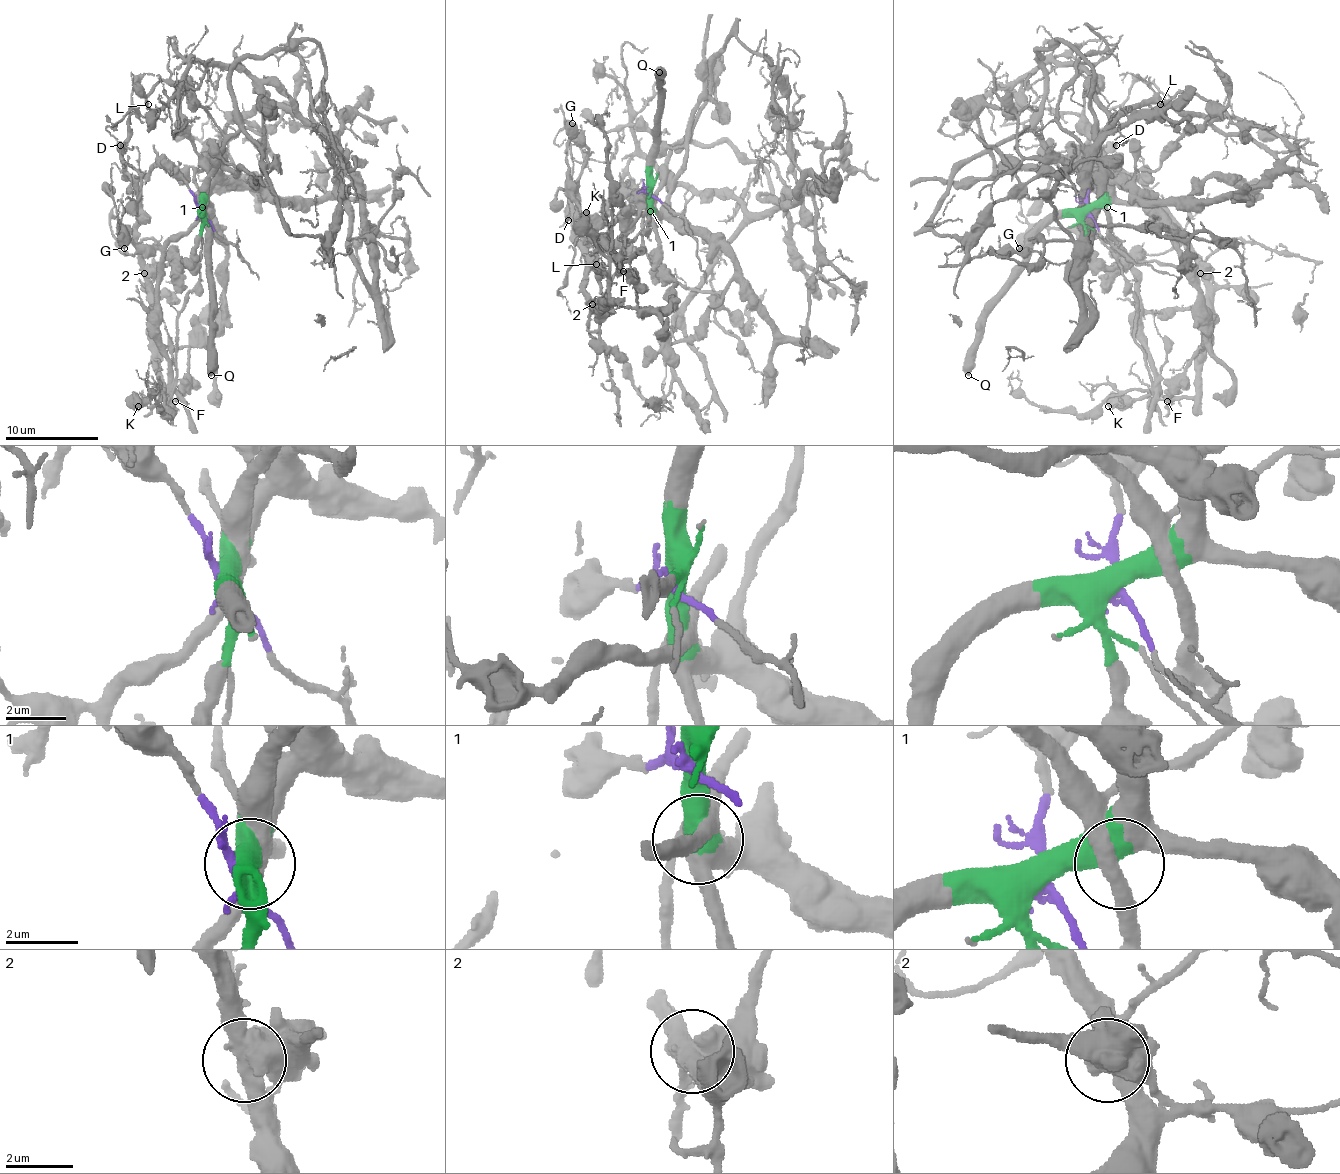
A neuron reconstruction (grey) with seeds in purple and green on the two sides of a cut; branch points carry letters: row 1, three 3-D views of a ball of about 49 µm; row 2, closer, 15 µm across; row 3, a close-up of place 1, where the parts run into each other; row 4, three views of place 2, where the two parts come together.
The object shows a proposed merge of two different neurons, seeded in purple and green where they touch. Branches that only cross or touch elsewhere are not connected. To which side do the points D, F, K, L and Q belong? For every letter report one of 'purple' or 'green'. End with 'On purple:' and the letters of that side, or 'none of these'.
D: purple
F: green
K: purple
L: purple
Q: green
On purple: D, K, L

